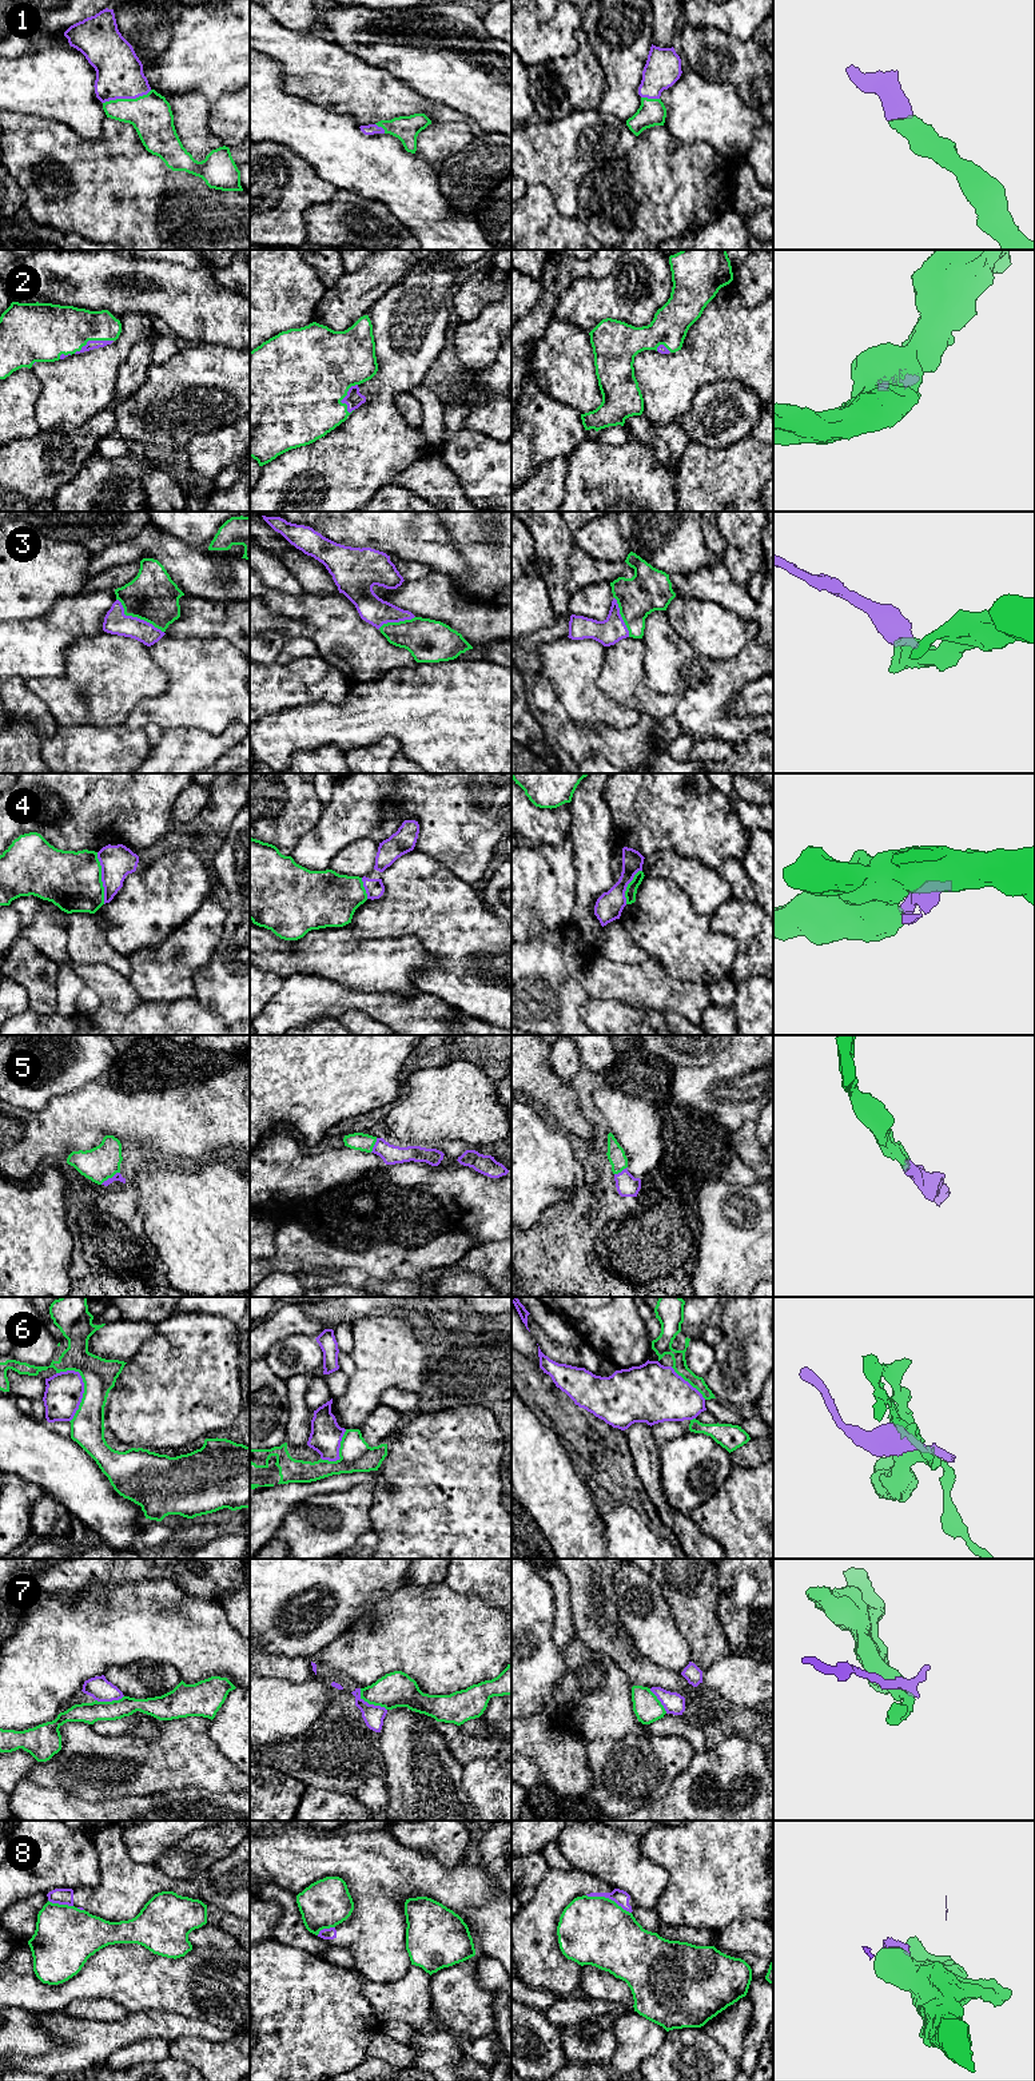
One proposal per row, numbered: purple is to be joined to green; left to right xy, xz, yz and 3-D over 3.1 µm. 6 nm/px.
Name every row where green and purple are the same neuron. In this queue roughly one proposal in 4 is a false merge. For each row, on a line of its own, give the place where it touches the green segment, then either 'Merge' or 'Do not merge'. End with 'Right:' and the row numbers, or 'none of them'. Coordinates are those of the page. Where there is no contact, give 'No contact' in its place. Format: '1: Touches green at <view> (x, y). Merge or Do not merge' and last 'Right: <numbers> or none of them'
1: Touches green at xy (127, 99). Merge
2: Touches green at xy (92, 339). Merge
3: Touches green at xy (136, 616). Merge
4: Touches green at xy (100, 878). Do not merge
5: Touches green at xy (110, 1177). Merge
6: Touches green at xy (83, 1395). Do not merge
7: Touches green at xz (370, 1703). Do not merge
8: Touches green at yz (608, 1898). Do not merge
Right: 1, 2, 3, 5

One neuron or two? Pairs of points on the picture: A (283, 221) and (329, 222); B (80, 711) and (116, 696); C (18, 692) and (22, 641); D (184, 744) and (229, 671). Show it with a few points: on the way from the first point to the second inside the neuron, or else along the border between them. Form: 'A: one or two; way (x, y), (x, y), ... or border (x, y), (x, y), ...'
A: two; border (329, 201), (311, 205), (305, 211), (306, 235)
B: one; way (90, 713), (107, 696)
C: two; border (14, 676), (19, 676), (24, 681)
D: two; border (226, 728), (218, 735), (195, 728), (164, 729)

